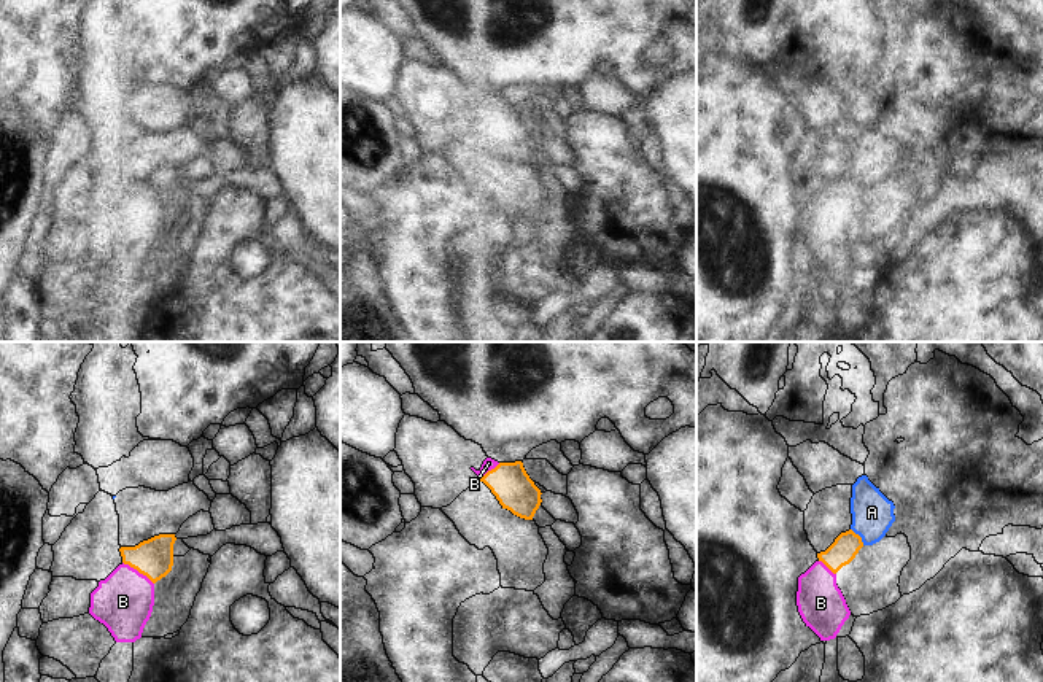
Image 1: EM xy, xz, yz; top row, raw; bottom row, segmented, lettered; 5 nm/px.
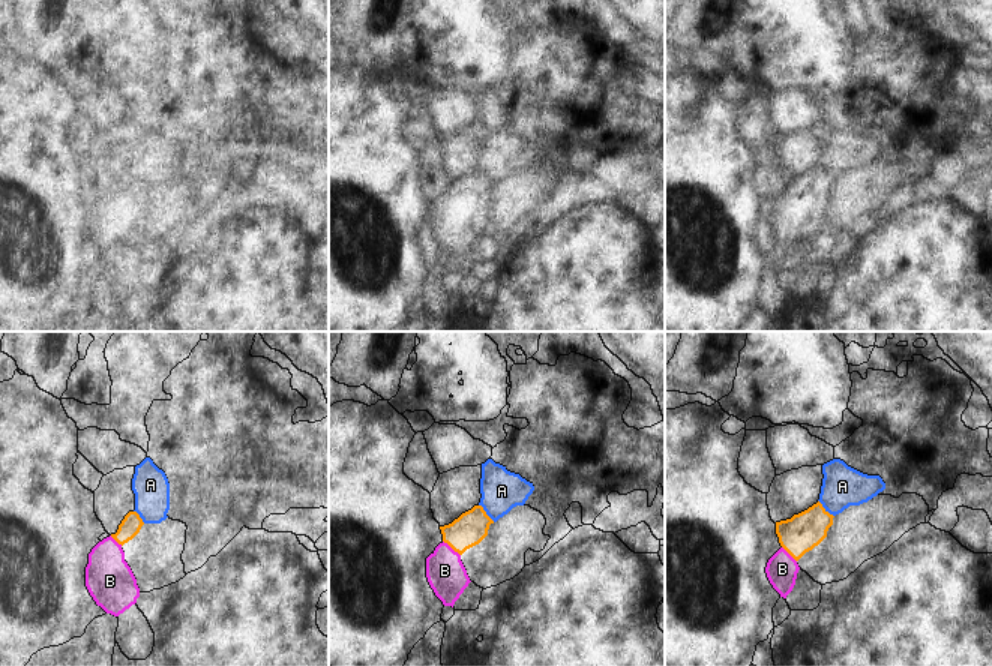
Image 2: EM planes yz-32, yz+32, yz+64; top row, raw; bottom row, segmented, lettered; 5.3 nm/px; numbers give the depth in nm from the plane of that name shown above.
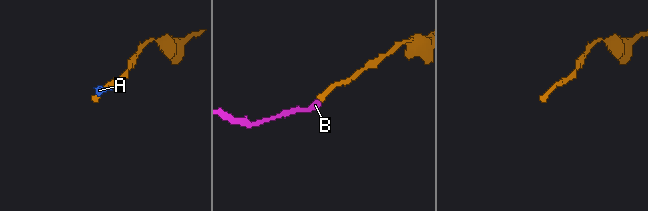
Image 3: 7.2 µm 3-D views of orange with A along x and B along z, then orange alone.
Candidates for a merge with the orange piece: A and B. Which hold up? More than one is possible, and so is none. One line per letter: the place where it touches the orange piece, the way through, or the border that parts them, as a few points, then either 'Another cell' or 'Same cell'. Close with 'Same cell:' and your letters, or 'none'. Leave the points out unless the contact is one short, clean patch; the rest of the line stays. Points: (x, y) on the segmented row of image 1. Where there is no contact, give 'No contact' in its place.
A: Touches orange at yz (859, 536). Another cell
B: Touches orange at xy (139, 571). Path across: xy (153, 558), (139, 571), (123, 601). Same cell
Same cell: B.

